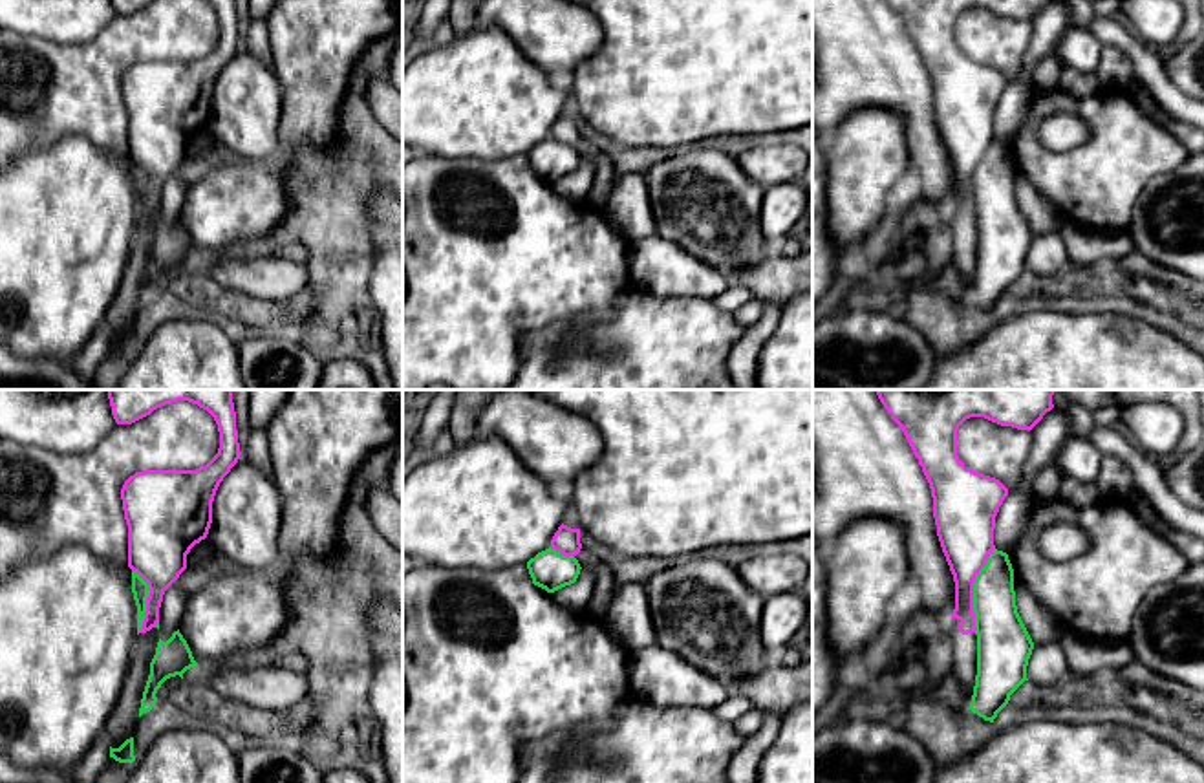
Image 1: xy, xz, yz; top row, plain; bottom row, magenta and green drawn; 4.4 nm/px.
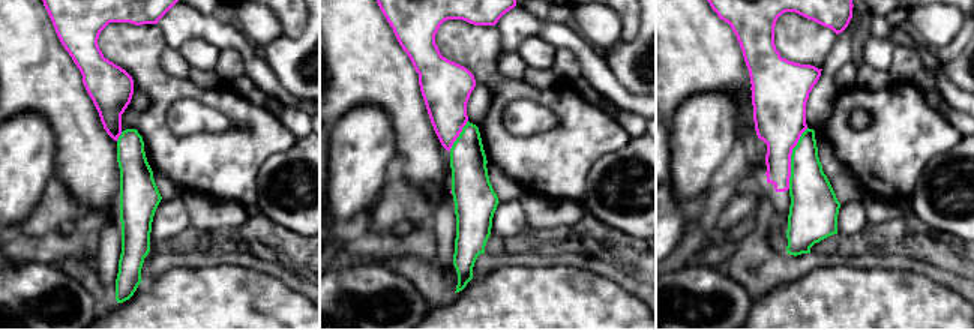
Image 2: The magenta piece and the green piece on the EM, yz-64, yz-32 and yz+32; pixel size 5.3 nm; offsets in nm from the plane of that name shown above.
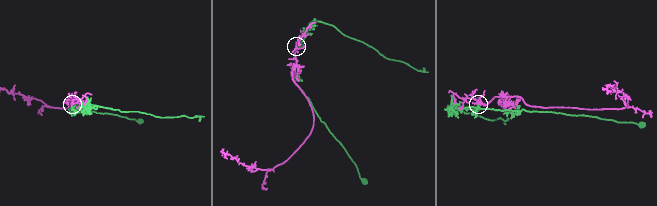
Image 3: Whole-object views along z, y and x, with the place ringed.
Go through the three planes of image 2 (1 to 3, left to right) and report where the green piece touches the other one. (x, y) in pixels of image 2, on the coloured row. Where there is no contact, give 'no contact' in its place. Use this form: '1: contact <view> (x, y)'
1: contact yz-64 (119, 135)
2: contact yz-32 (458, 135)
3: contact yz+32 (790, 158)

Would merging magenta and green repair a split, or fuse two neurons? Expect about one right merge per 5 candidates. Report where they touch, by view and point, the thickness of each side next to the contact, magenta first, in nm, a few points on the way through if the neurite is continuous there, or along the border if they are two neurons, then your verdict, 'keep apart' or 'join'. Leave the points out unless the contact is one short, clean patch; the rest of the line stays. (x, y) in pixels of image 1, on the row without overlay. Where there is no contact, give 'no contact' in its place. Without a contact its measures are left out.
yz (972, 180) | 240/220 nm | along yz (994, 138), (974, 172), (974, 222) | keep apart

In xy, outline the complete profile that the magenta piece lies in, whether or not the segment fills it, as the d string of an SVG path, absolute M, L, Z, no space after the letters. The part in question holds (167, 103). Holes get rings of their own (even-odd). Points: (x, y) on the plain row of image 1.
M207 2L218 15L220 38L205 57L135 62L121 79L128 157L150 179L139 223L157 216L163 185L187 159L190 139L207 128L216 80L242 46L236 2Z

